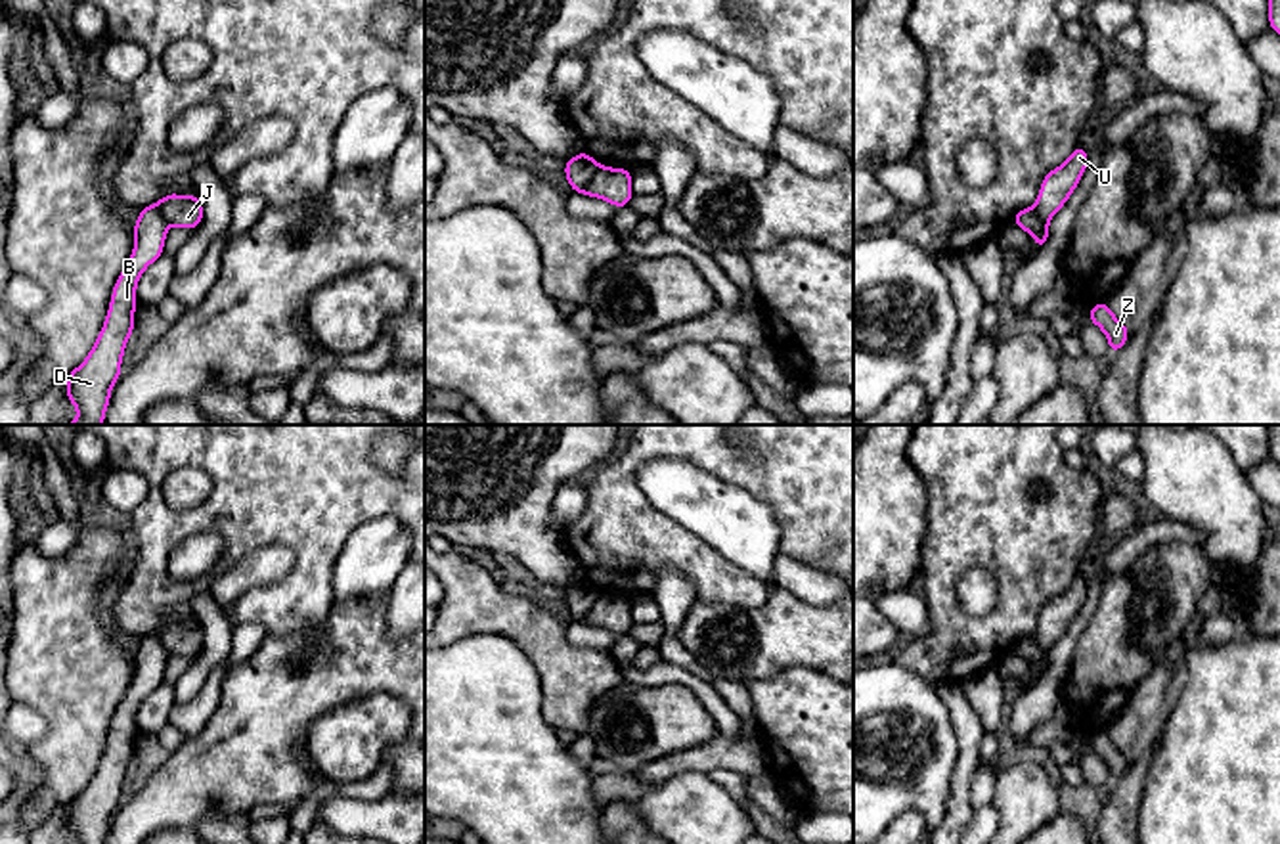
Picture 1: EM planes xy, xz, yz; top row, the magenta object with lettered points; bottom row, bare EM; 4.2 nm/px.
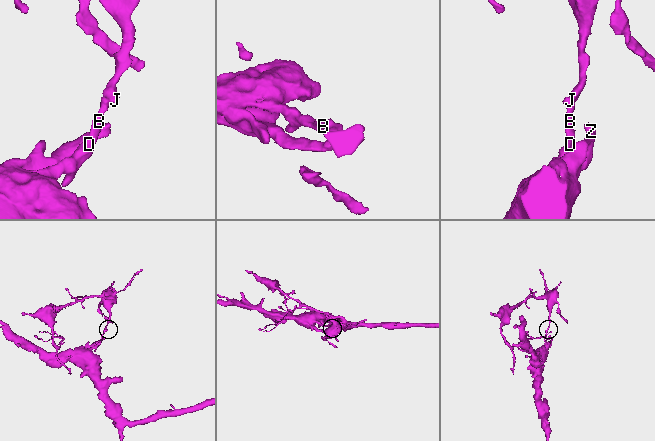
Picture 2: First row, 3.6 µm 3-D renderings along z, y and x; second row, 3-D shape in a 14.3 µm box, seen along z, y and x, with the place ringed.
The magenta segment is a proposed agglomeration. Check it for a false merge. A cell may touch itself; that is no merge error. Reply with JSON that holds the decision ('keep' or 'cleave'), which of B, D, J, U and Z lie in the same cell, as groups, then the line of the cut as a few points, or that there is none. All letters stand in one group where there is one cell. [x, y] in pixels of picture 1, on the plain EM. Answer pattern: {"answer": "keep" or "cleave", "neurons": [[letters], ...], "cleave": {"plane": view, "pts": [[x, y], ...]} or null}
{"answer": "cleave", "neurons": [["B", "D", "Z"], ["J", "U"]], "cleave": {"plane": "xz", "pts": [[601, 596], [582, 621]]}}

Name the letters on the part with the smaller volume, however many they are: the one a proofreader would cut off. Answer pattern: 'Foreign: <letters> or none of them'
Foreign: J, U

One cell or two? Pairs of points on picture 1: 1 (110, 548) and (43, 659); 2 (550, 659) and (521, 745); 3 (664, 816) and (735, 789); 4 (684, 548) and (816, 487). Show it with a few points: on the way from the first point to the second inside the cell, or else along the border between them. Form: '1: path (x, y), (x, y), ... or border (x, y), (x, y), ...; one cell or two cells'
1: path (83, 575), (56, 601), (56, 632); one cell
2: border (517, 645), (538, 672), (542, 716), (553, 728); two cells
3: border (706, 776), (743, 808); two cells
4: path (628, 487), (649, 444), (747, 467); one cell

